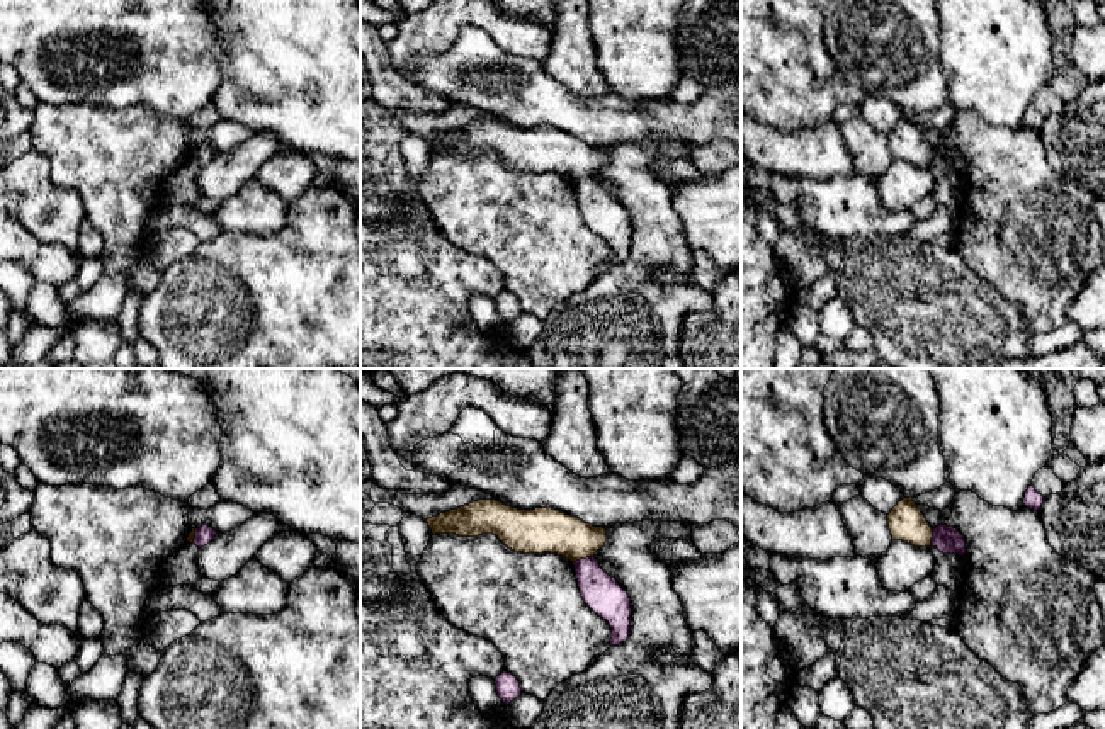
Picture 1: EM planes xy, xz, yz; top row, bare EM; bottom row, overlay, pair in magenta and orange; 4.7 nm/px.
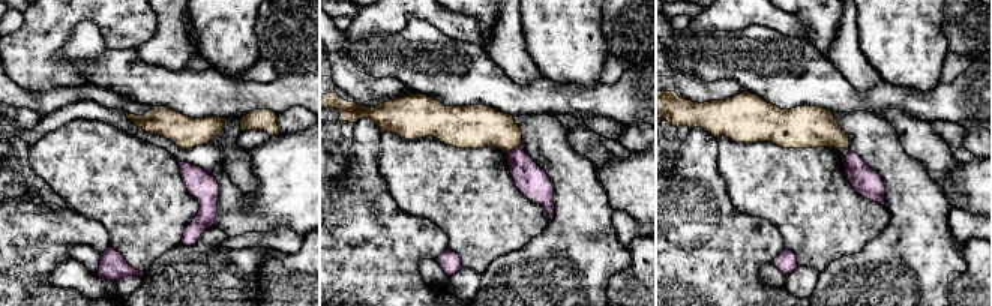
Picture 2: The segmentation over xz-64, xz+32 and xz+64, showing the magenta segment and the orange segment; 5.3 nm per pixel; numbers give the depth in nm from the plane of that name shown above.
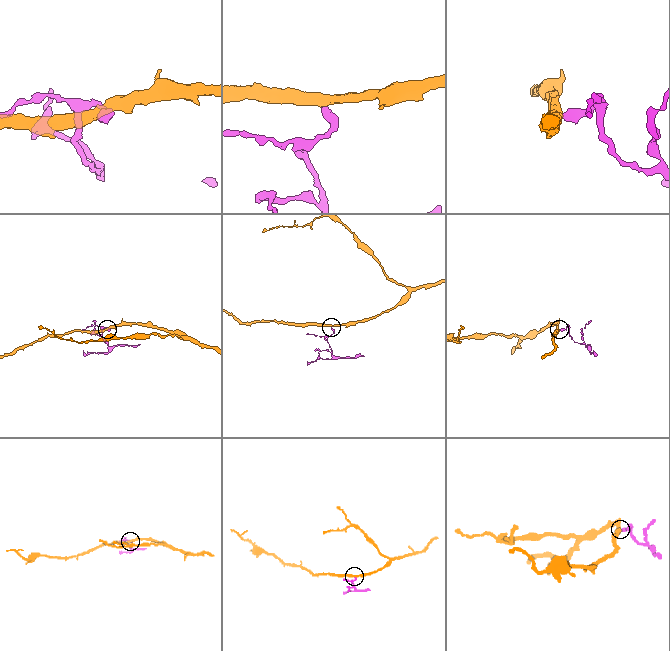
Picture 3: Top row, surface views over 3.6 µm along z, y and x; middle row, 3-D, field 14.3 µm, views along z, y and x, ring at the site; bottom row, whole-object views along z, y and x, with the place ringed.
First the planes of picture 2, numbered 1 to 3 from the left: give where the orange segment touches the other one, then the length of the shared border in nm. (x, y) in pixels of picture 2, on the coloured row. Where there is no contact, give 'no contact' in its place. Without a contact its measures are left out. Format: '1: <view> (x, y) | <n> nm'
1: no contact
2: xz+32 (512, 150) | 90 nm
3: no contact

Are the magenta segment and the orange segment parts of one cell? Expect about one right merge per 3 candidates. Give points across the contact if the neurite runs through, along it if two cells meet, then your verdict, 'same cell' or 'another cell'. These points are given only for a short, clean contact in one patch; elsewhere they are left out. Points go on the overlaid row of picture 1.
along xz (594, 556), (573, 563) | another cell

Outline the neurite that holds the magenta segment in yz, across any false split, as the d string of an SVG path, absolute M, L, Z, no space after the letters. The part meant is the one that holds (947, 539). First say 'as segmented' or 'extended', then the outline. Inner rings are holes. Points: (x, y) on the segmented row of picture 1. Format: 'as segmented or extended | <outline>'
as segmented | M944 523L933 528L932 545L944 554L966 554L964 535L957 528Z

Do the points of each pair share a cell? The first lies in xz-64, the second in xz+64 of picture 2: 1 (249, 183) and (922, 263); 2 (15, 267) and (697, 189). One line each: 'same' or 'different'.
1: same
2: same

